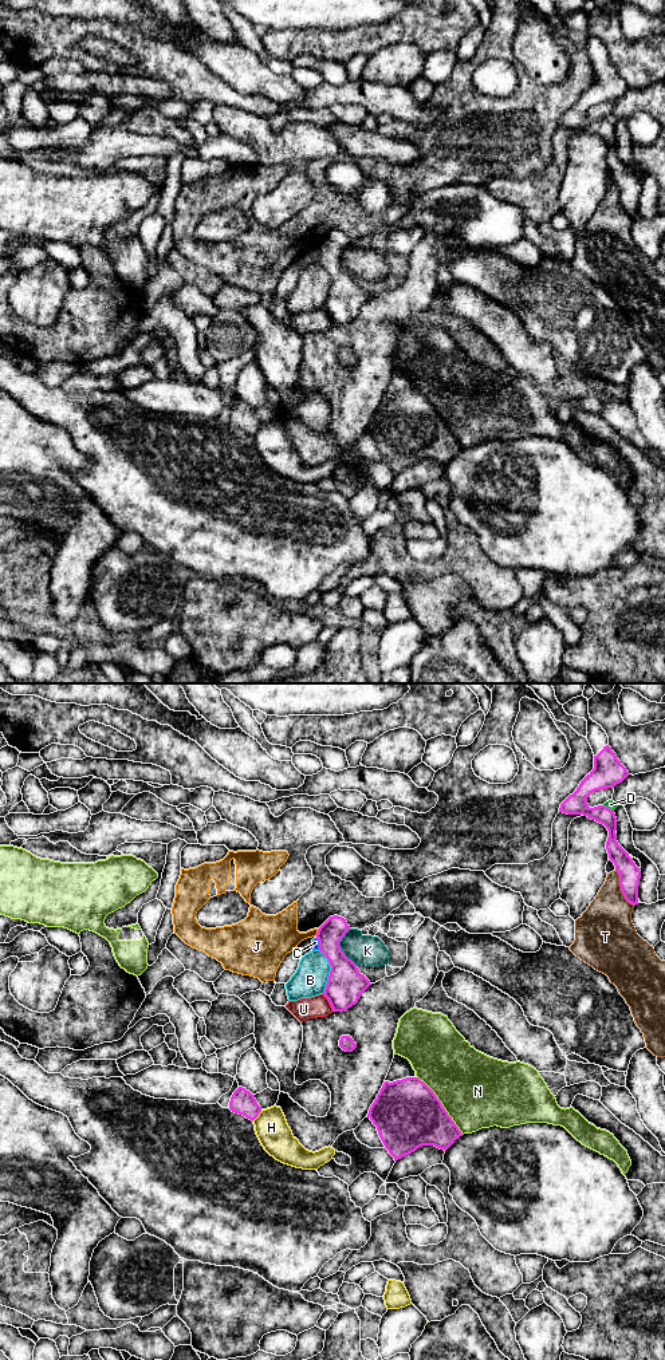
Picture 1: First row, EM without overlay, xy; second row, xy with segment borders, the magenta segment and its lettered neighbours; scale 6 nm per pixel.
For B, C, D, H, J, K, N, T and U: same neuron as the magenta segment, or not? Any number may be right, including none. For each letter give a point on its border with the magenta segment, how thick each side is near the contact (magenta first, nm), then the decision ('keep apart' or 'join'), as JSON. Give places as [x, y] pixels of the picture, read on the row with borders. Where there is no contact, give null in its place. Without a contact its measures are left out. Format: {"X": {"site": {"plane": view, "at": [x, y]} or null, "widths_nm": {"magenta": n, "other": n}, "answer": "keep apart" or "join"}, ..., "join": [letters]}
{"B": {"site": {"plane": "xy", "at": [330, 972]}, "widths_nm": {"magenta": 220, "other": 200}, "answer": "keep apart"}, "C": {"site": {"plane": "xy", "at": [319, 943]}, "widths_nm": {"magenta": 180, "other": 50}, "answer": "keep apart"}, "D": {"site": {"plane": "xy", "at": [608, 808]}, "widths_nm": {"magenta": 180, "other": 60}, "answer": "keep apart"}, "H": {"site": {"plane": "xy", "at": [258, 1115]}, "widths_nm": {"magenta": 150, "other": 200}, "answer": "keep apart"}, "J": {"site": {"plane": "xy", "at": [318, 933]}, "widths_nm": {"magenta": 150, "other": 260}, "answer": "keep apart"}, "K": {"site": {"plane": "xy", "at": [339, 947]}, "widths_nm": {"magenta": 220, "other": 180}, "answer": "keep apart"}, "N": {"site": {"plane": "xy", "at": [441, 1106]}, "widths_nm": {"magenta": 400, "other": 440}, "answer": "keep apart"}, "T": {"site": {"plane": "xy", "at": [621, 887]}, "widths_nm": {"magenta": 130, "other": 320}, "answer": "keep apart"}, "U": {"site": {"plane": "xy", "at": [329, 1001]}, "widths_nm": {"magenta": 220, "other": 130}, "answer": "keep apart"}, "join": []}

